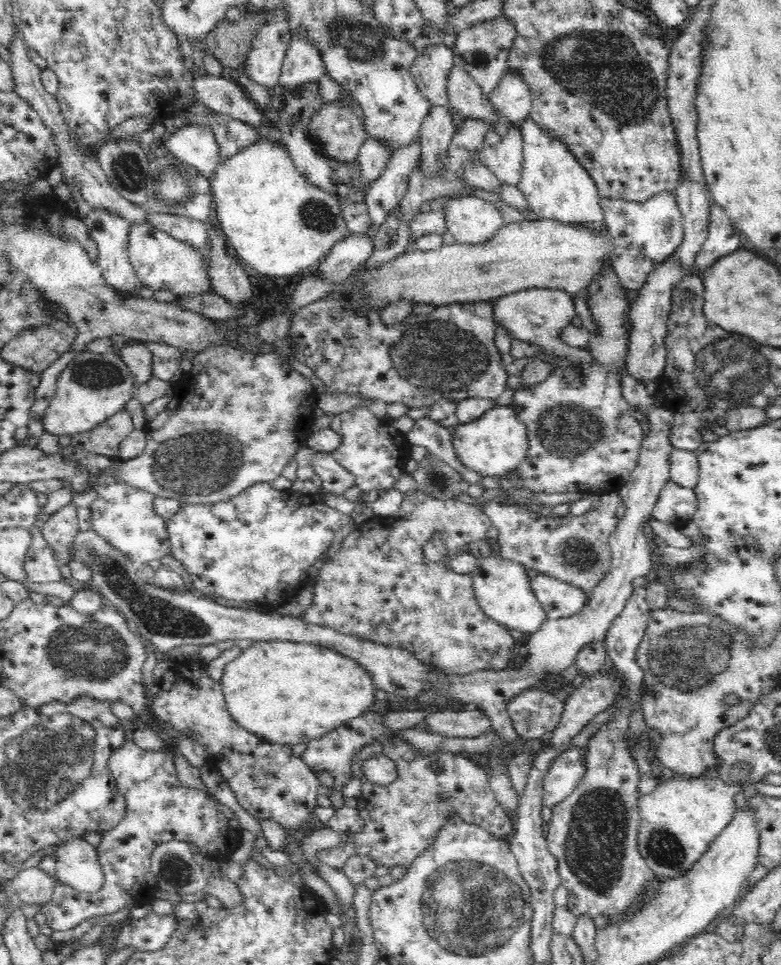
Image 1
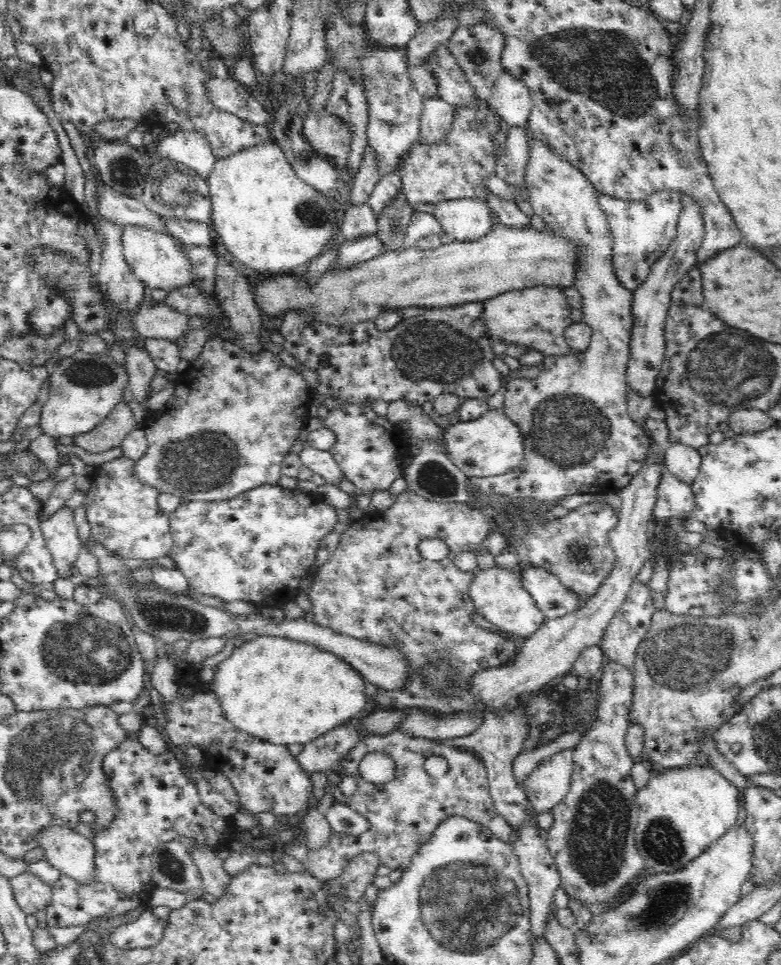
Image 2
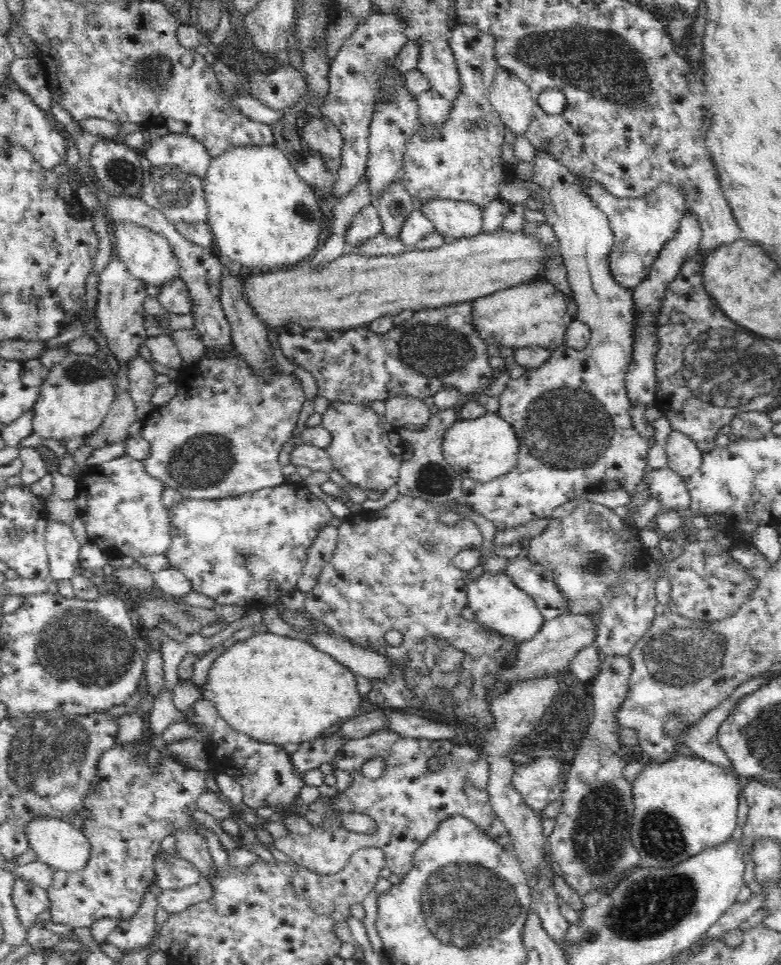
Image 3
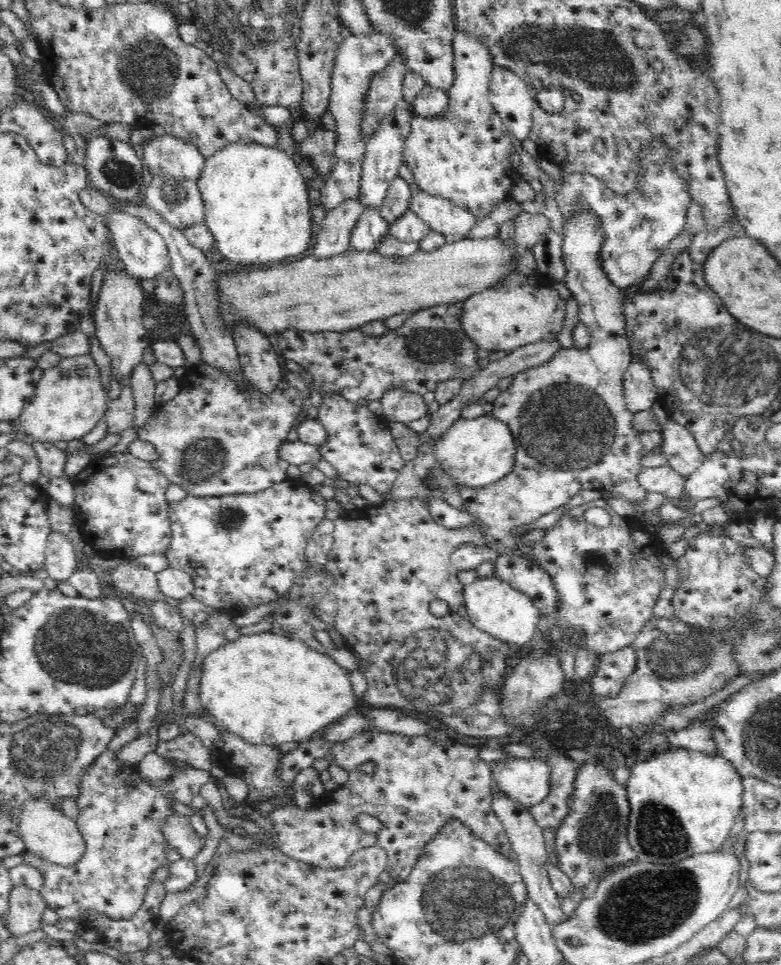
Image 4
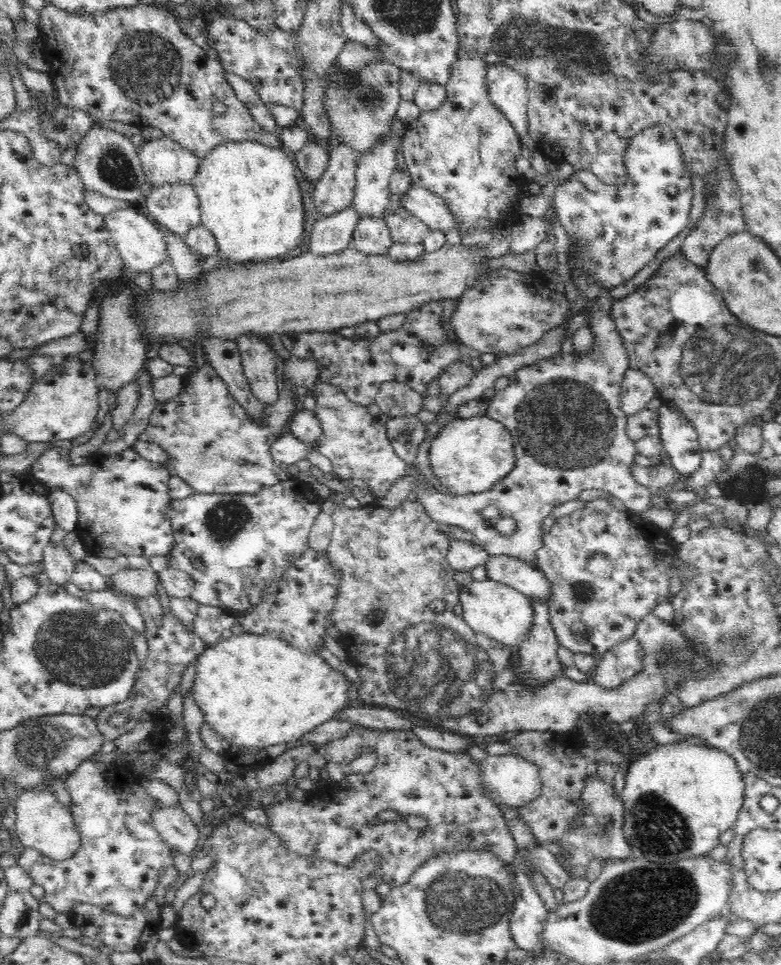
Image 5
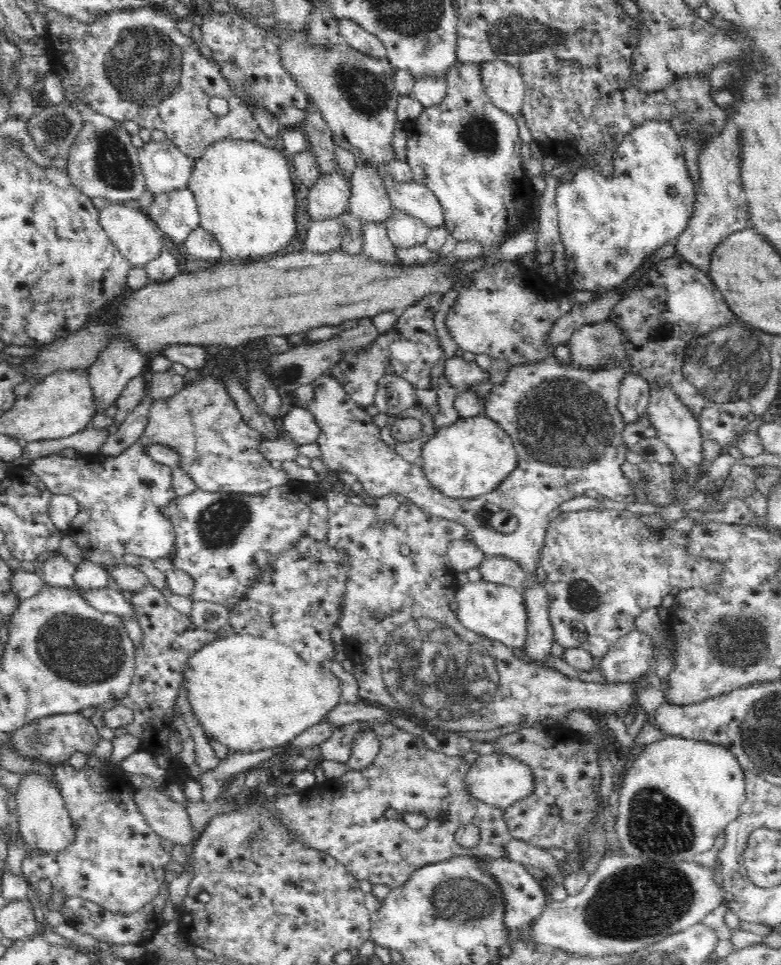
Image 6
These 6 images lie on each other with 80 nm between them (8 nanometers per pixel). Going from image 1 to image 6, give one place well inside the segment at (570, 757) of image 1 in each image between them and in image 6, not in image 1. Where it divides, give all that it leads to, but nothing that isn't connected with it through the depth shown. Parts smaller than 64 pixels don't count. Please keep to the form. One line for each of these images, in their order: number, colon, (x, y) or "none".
2: (546, 786)
3: (538, 783)
4: (525, 780)
5: (508, 780)
6: (498, 780)

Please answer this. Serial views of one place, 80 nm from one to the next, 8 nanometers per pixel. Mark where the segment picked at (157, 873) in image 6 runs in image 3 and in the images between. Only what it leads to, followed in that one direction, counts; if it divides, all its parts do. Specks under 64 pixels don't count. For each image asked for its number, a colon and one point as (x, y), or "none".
3: (131, 807)
4: (119, 812)
5: (120, 859)

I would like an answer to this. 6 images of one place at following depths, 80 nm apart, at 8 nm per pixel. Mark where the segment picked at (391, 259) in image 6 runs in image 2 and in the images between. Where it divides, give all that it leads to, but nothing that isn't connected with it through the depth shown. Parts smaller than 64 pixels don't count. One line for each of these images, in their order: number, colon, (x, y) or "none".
2: (359, 221)
3: (366, 224)
4: (372, 229)
5: (371, 236)

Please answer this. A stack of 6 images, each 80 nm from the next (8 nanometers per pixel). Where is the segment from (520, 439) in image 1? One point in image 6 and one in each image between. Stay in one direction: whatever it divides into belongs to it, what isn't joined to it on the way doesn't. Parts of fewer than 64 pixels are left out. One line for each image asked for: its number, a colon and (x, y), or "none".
2: (491, 445)
3: (482, 449)
4: (474, 453)
5: (468, 456)
6: (472, 456)

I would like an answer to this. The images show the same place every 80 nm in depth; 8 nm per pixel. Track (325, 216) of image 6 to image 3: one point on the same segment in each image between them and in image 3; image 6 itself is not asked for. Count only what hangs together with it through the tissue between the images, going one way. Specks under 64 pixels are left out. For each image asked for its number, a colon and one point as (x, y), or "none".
3: (356, 73)
4: (359, 57)
5: (334, 191)

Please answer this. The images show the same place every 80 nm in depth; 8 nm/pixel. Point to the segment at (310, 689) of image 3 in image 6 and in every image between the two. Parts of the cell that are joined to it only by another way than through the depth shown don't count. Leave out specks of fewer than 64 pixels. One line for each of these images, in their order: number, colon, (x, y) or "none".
4: (266, 689)
5: (255, 691)
6: (249, 693)

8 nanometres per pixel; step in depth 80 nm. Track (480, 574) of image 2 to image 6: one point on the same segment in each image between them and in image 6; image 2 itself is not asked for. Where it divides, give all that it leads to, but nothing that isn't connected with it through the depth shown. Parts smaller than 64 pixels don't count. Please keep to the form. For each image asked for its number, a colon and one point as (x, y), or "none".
3: (498, 605)
4: (494, 607)
5: (499, 612)
6: (497, 612)

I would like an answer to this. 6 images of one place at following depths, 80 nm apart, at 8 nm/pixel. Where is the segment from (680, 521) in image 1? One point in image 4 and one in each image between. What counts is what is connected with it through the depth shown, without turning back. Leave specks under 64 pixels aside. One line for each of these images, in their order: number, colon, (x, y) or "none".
2: (675, 499)
3: (667, 486)
4: (663, 479)

